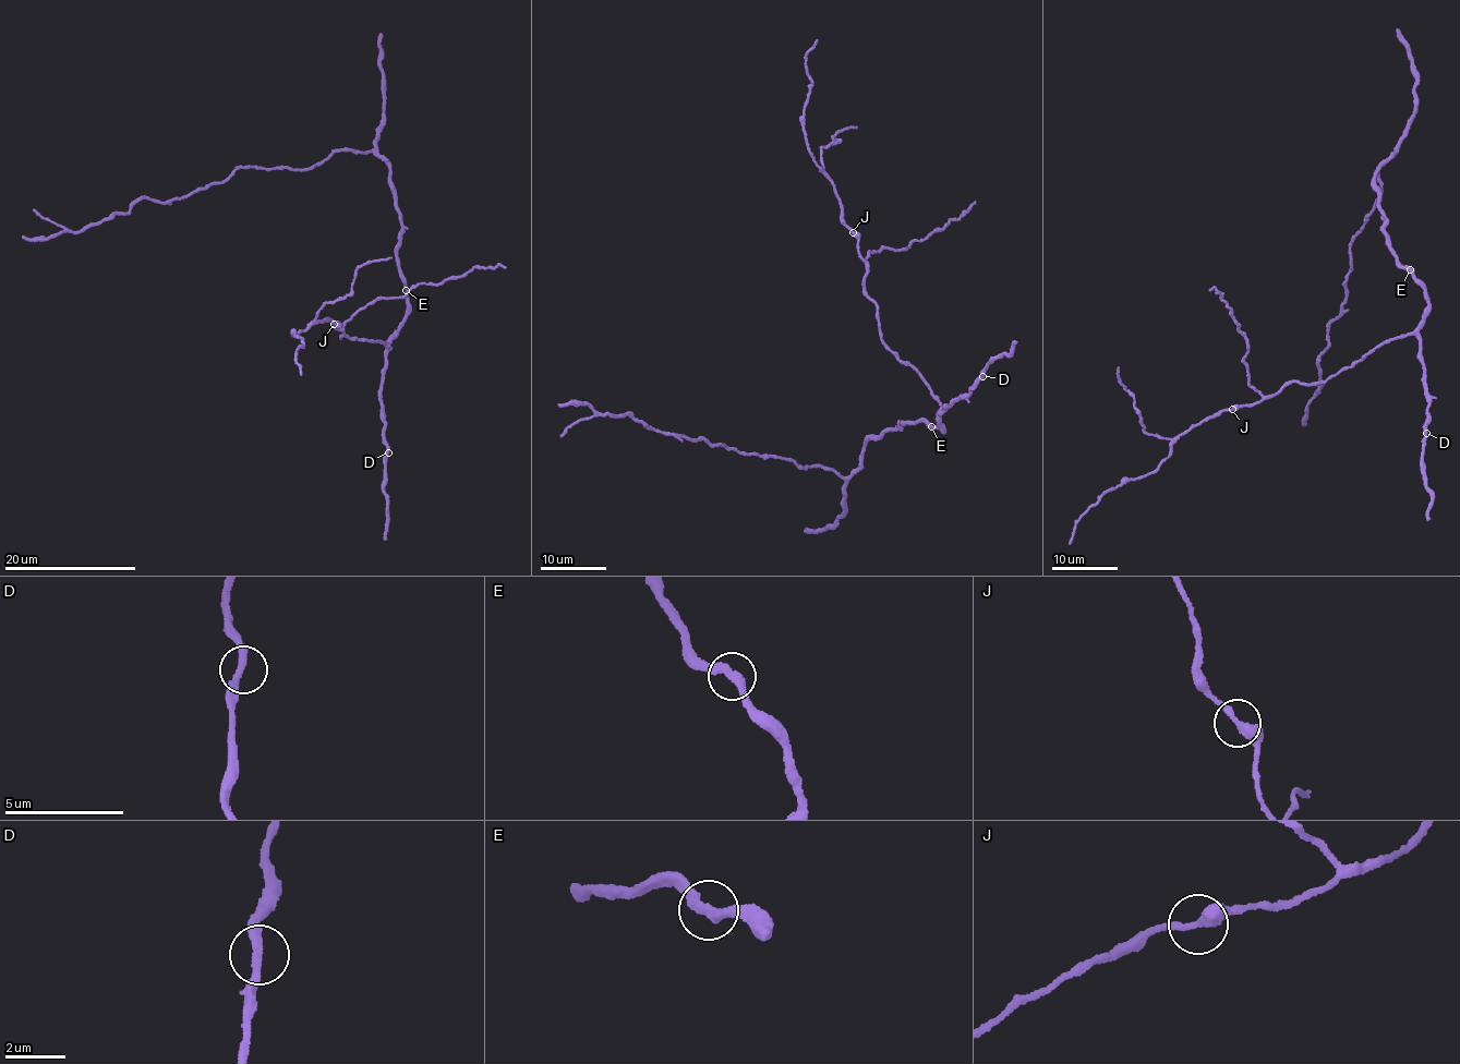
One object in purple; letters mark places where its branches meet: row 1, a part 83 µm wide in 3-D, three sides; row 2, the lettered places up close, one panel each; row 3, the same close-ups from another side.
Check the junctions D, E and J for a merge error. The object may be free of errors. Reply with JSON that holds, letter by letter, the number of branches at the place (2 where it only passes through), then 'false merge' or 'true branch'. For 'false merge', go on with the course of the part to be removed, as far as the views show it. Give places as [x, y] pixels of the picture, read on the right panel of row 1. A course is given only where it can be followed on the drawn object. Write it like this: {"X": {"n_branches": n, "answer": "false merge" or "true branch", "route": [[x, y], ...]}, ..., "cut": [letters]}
{"D": {"n_branches": 2, "answer": "true branch"}, "E": {"n_branches": 2, "answer": "true branch"}, "J": {"n_branches": 2, "answer": "true branch"}, "cut": []}

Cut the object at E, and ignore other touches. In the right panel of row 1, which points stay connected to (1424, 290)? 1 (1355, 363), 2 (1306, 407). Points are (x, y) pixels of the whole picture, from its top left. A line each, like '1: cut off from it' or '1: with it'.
1: with it
2: cut off from it

